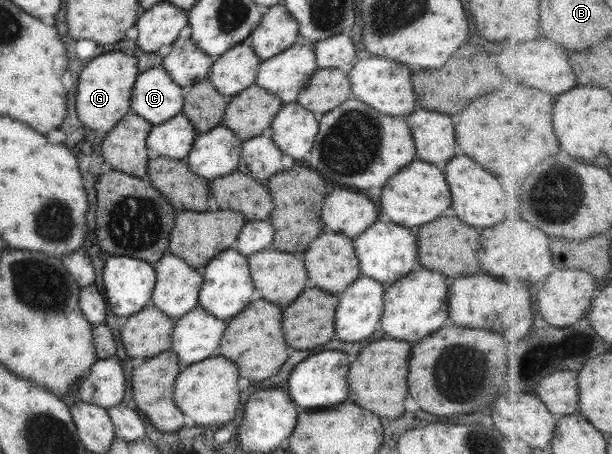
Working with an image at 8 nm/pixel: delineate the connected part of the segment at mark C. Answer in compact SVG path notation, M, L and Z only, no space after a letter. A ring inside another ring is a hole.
M161 67L138 73L130 96L130 112L151 126L181 114L184 88L177 86Z

